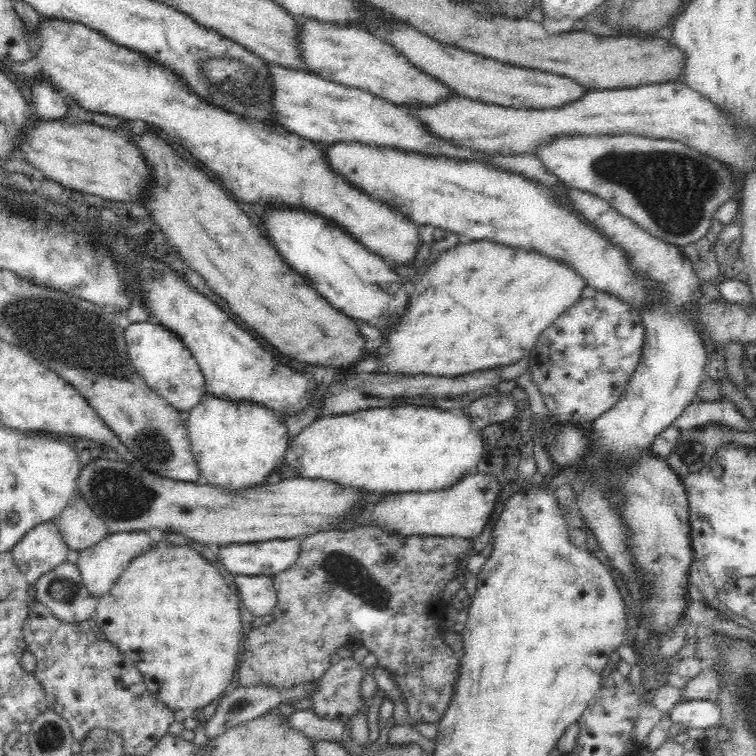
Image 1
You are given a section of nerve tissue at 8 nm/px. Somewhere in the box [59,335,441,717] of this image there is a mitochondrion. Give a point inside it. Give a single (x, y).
(122, 497)

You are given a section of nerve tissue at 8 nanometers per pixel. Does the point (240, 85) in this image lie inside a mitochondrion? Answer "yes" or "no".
yes

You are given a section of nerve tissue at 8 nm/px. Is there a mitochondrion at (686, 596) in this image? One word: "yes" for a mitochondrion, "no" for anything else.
no

